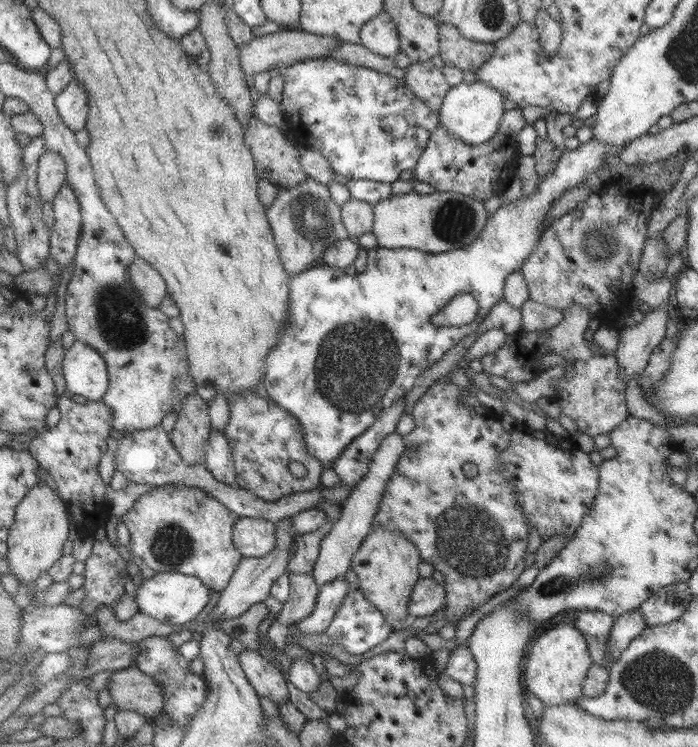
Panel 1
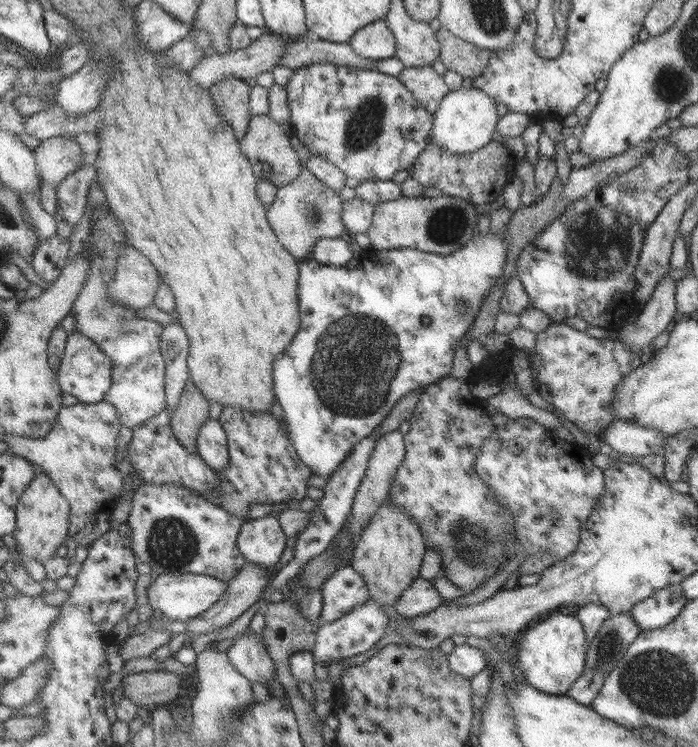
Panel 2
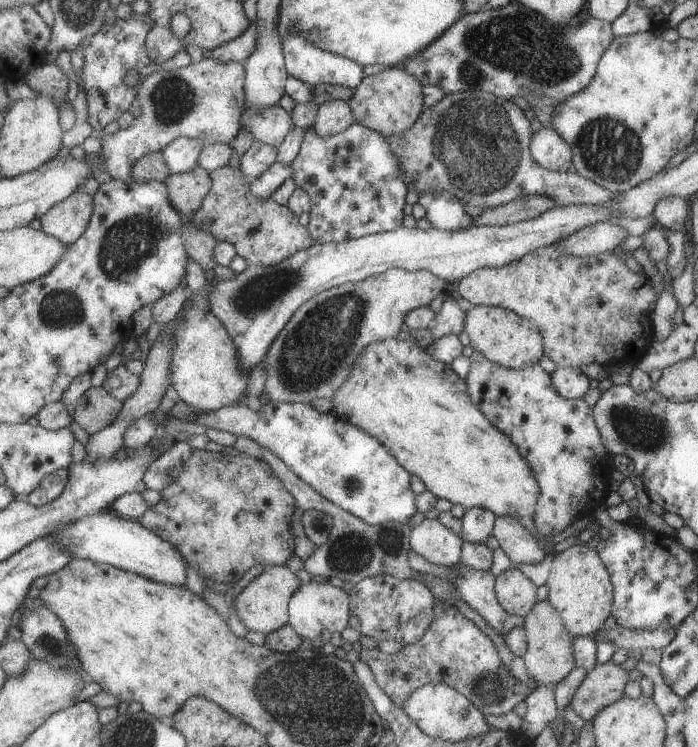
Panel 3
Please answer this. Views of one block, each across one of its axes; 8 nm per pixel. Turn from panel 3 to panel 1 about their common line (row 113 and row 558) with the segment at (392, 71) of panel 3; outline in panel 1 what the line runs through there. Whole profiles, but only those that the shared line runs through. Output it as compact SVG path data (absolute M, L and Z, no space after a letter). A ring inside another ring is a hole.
M375 525L361 542L351 559L350 570L357 576L356 588L365 599L377 608L391 627L391 632L405 630L404 621L408 618L407 604L413 585L419 580L417 548L403 536L395 536L381 525Z

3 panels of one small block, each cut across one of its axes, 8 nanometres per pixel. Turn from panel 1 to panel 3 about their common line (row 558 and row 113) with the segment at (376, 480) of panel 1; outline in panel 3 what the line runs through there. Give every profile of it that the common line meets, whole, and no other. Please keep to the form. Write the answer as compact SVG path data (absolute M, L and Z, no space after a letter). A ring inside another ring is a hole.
M332 100L317 107L311 128L320 137L330 137L345 130L353 121L353 113L348 103Z

